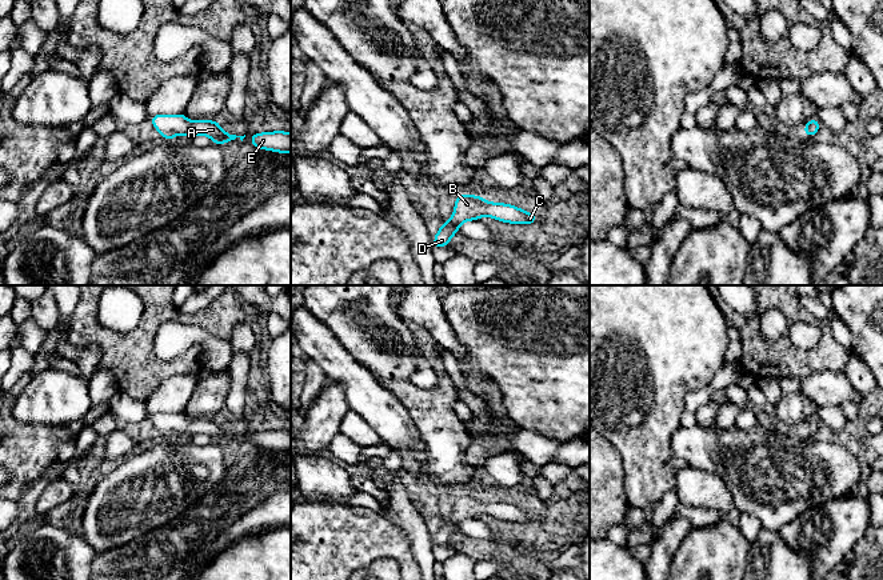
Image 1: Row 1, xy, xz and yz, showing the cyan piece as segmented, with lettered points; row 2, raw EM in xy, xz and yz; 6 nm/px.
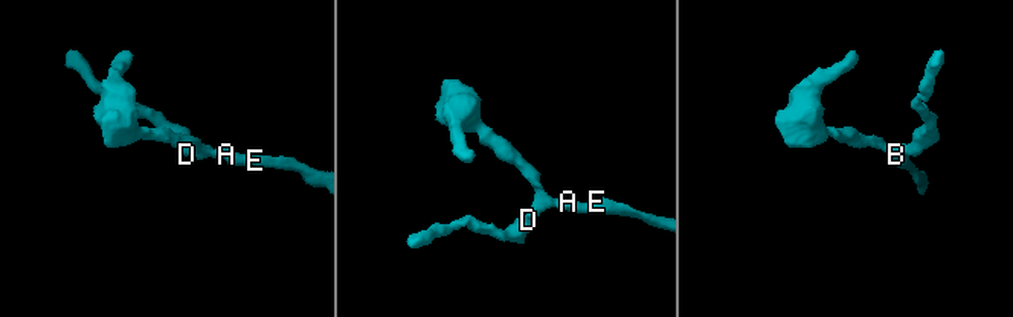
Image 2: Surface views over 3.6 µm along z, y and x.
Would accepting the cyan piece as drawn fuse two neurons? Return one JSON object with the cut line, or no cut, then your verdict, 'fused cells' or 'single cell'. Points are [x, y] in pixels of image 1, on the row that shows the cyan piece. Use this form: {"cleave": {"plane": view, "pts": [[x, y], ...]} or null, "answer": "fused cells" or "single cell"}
{"cleave": null, "answer": "single cell"}

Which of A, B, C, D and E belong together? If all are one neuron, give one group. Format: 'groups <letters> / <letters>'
groups A B C D E

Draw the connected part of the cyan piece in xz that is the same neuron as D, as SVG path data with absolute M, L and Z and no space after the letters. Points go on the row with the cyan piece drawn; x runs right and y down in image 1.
M464 193L456 196L454 215L448 221L442 224L433 237L433 247L440 248L450 245L450 239L458 233L462 223L479 220L483 216L490 216L510 224L534 224L538 220L536 215L511 204L490 203L482 196Z

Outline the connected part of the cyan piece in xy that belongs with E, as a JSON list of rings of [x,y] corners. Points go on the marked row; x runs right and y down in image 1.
[[[276,131],[253,133],[251,136],[251,143],[253,148],[263,148],[265,151],[276,151],[279,153],[291,153],[291,133]]]

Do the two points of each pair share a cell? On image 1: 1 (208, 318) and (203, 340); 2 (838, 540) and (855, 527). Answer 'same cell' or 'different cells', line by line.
1: different cells
2: same cell

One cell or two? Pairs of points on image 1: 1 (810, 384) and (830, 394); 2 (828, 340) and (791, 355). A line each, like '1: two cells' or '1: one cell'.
1: one cell
2: one cell

